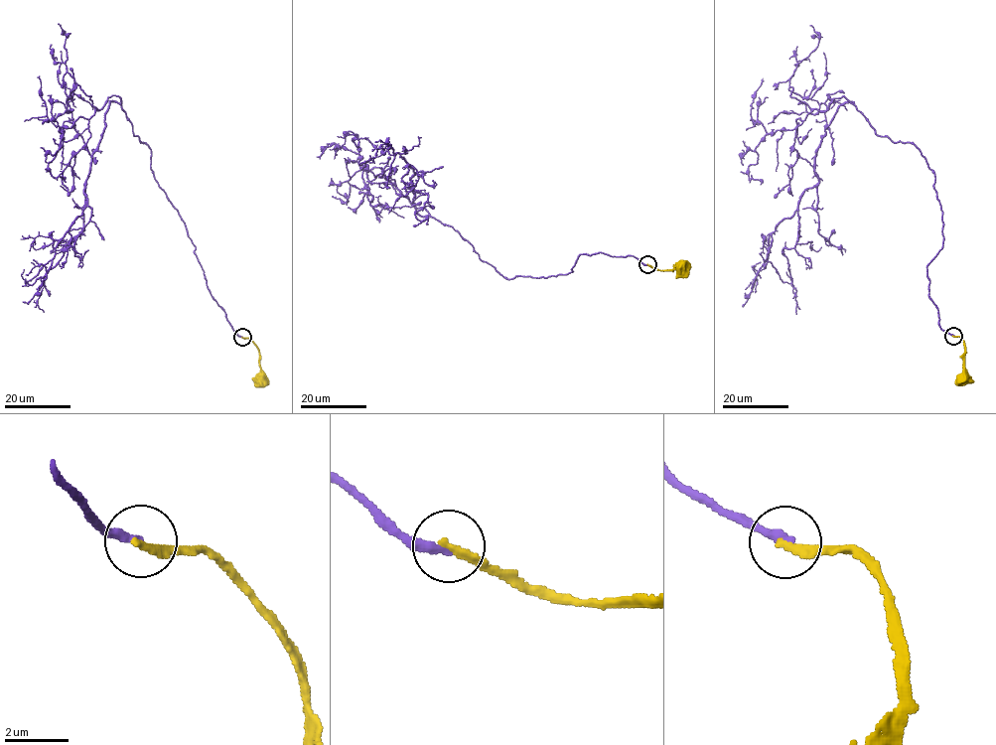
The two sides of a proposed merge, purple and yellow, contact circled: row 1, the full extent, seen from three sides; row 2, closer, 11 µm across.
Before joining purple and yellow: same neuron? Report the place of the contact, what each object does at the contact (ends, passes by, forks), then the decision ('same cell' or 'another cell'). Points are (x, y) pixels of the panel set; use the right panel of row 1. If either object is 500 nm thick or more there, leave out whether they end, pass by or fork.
place (953, 336); purple ends; yellow ends; another cell

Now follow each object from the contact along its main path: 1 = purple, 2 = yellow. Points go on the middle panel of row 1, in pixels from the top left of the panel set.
1: (647, 264), (581, 254), (566, 274), (506, 279), (416, 212), (410, 180), (425, 172), (409, 164), (414, 185)
2: (647, 264), (659, 270), (682, 267)

